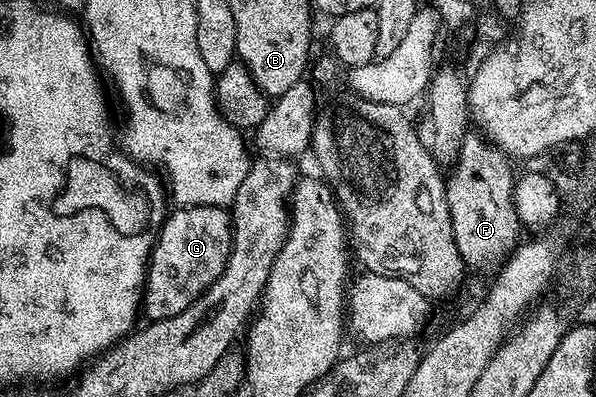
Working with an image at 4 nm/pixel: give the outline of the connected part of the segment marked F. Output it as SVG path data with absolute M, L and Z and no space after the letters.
M469 135L464 138L451 166L452 174L447 174L454 243L458 243L458 251L469 270L488 269L491 265L496 267L506 262L521 240L522 226L512 201L514 172L511 164L508 154L491 141L480 135Z

